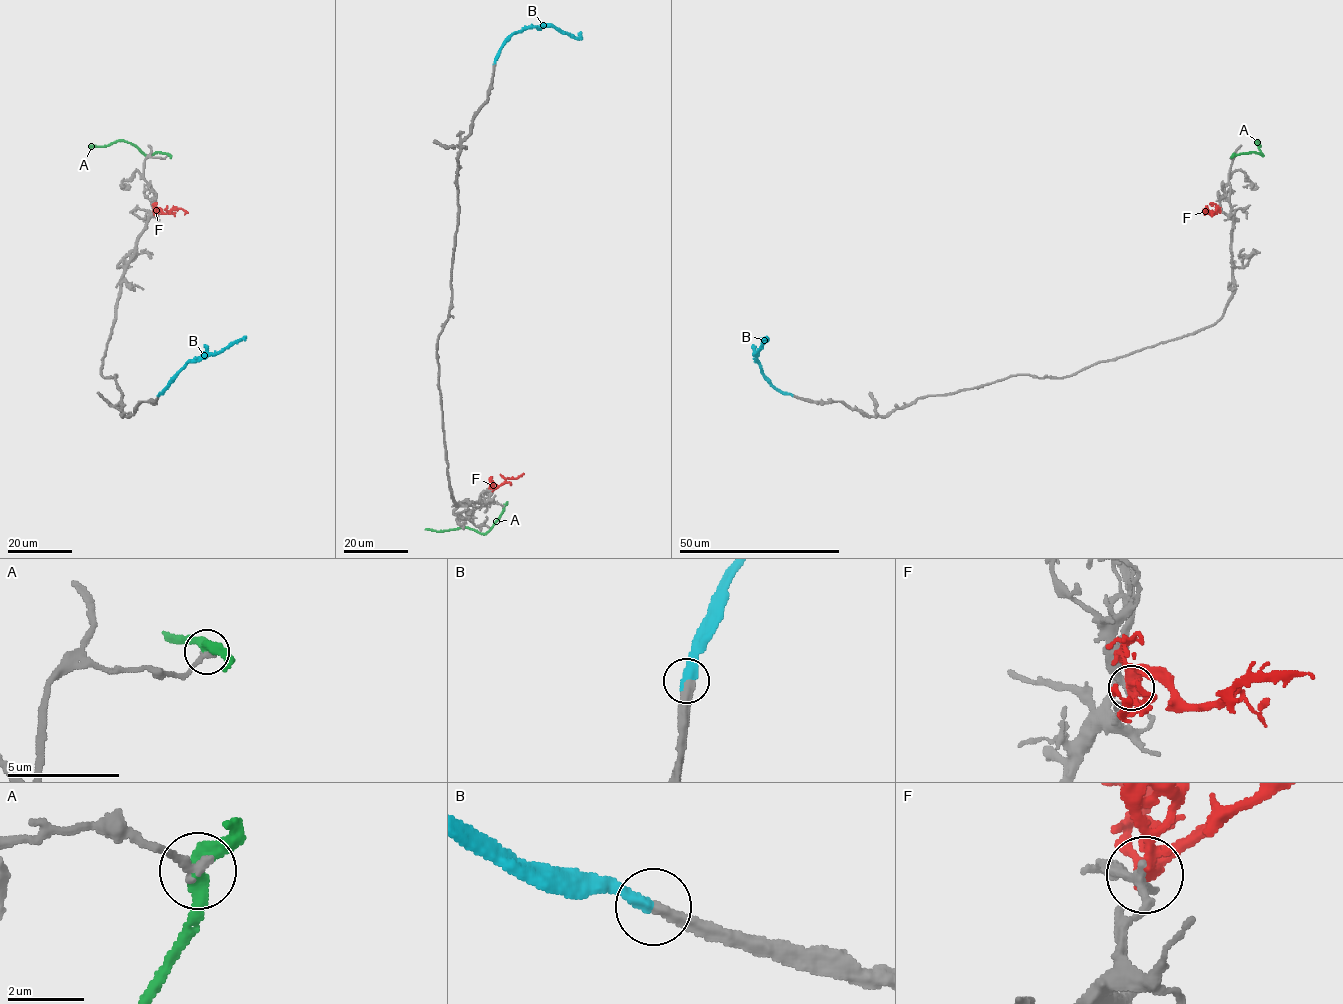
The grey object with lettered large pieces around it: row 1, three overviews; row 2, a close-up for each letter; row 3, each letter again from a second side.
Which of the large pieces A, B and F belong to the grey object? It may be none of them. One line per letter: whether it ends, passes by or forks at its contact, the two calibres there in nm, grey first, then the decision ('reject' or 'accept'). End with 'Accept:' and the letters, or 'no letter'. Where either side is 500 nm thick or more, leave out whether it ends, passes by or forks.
A: it passes by; calibres 280 and 360 nm; reject
B: it ends; calibres 360 and 400 nm; accept
F: it forks; calibres 280 and 360 nm; reject
Accept: B

